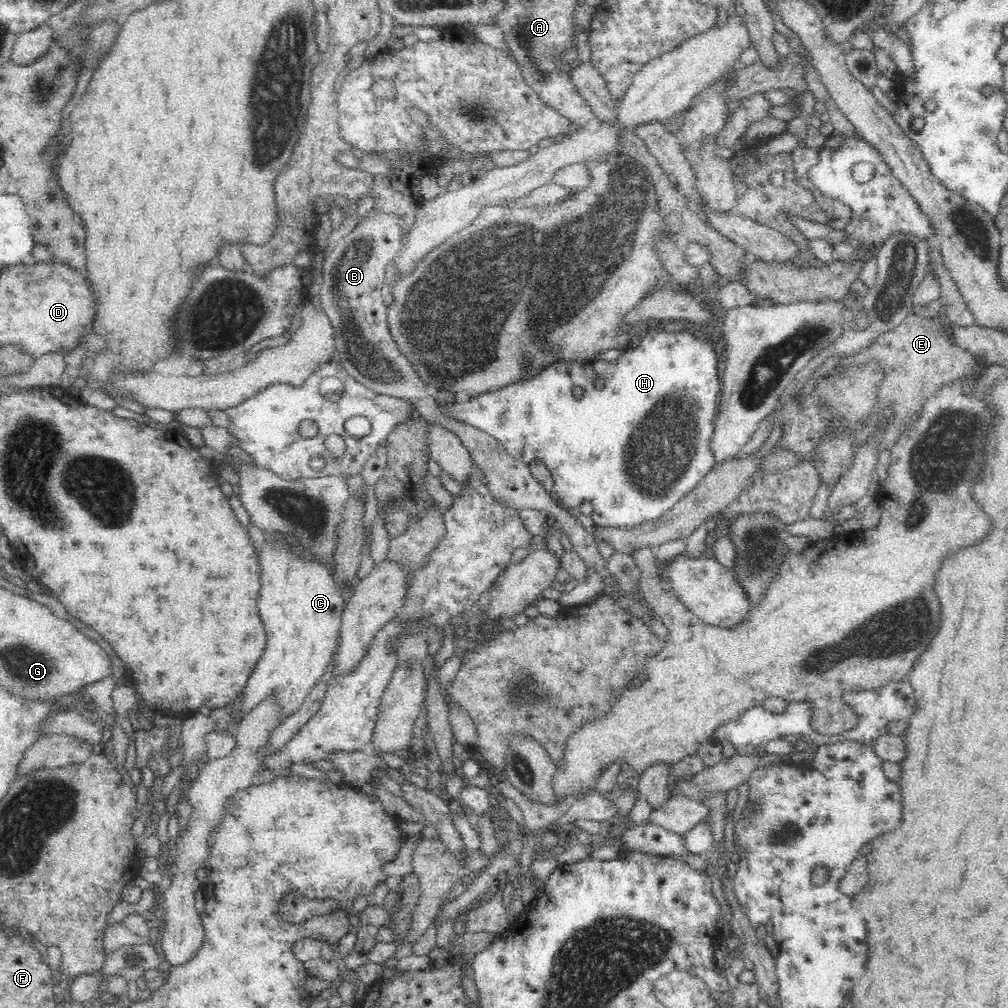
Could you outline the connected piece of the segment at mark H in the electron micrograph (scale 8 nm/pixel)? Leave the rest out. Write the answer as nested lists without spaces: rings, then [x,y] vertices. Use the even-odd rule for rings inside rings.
[[[653,325],[650,326],[650,330],[642,338],[642,342],[636,348],[622,350],[621,355],[615,361],[606,361],[605,359],[594,359],[588,363],[556,361],[528,380],[479,394],[466,402],[454,401],[451,405],[444,408],[439,407],[439,409],[446,416],[458,422],[469,424],[490,434],[490,436],[493,436],[504,445],[506,452],[510,456],[520,459],[527,465],[534,459],[542,460],[542,463],[548,467],[551,473],[553,490],[559,496],[560,505],[565,509],[576,512],[582,502],[590,502],[593,506],[591,517],[596,525],[628,528],[636,526],[638,523],[642,524],[643,522],[656,520],[666,514],[683,496],[692,492],[696,485],[700,484],[714,467],[715,460],[710,448],[710,441],[715,429],[714,416],[718,412],[718,396],[722,393],[722,389],[720,388],[720,378],[718,378],[718,369],[716,368],[718,360],[716,359],[715,344],[713,342],[689,329],[686,332],[674,332],[674,334],[654,329]],[[596,378],[603,380],[601,388],[597,388],[593,384],[593,379]],[[576,386],[584,390],[582,398],[574,396],[574,388]]]

